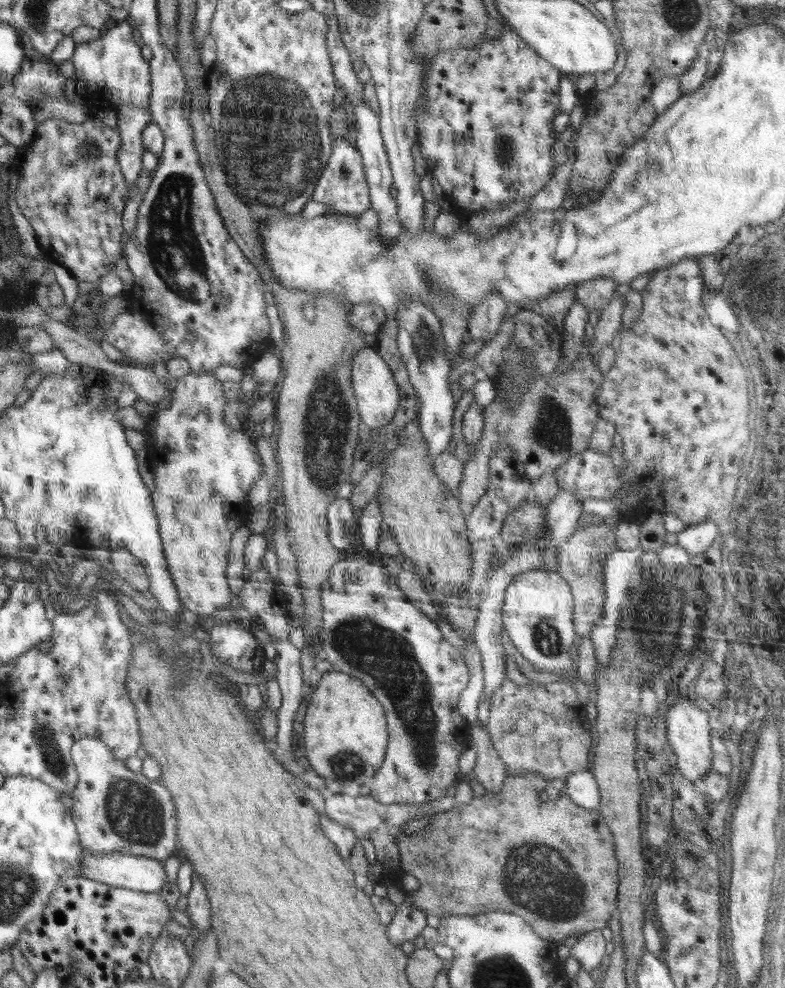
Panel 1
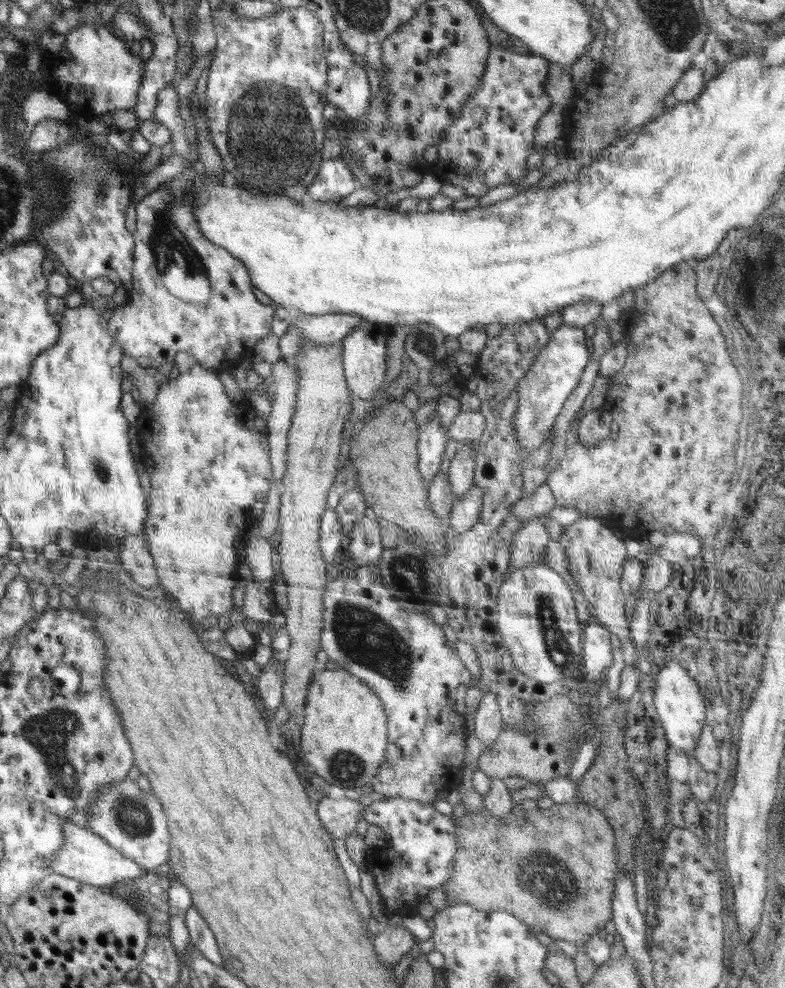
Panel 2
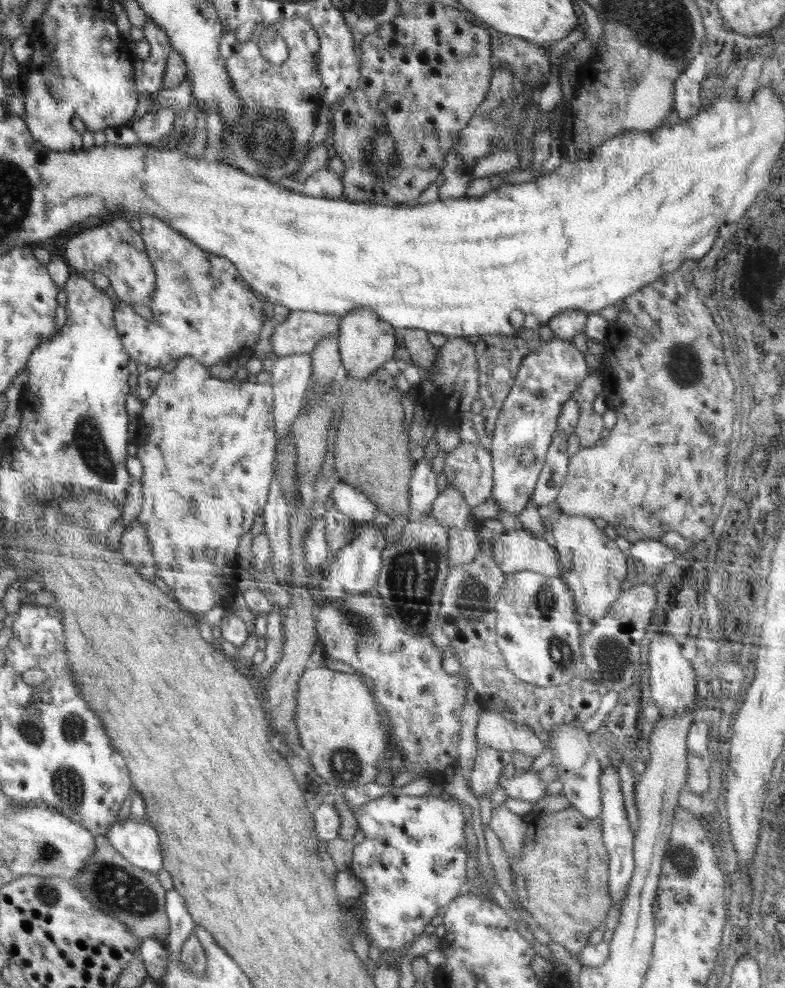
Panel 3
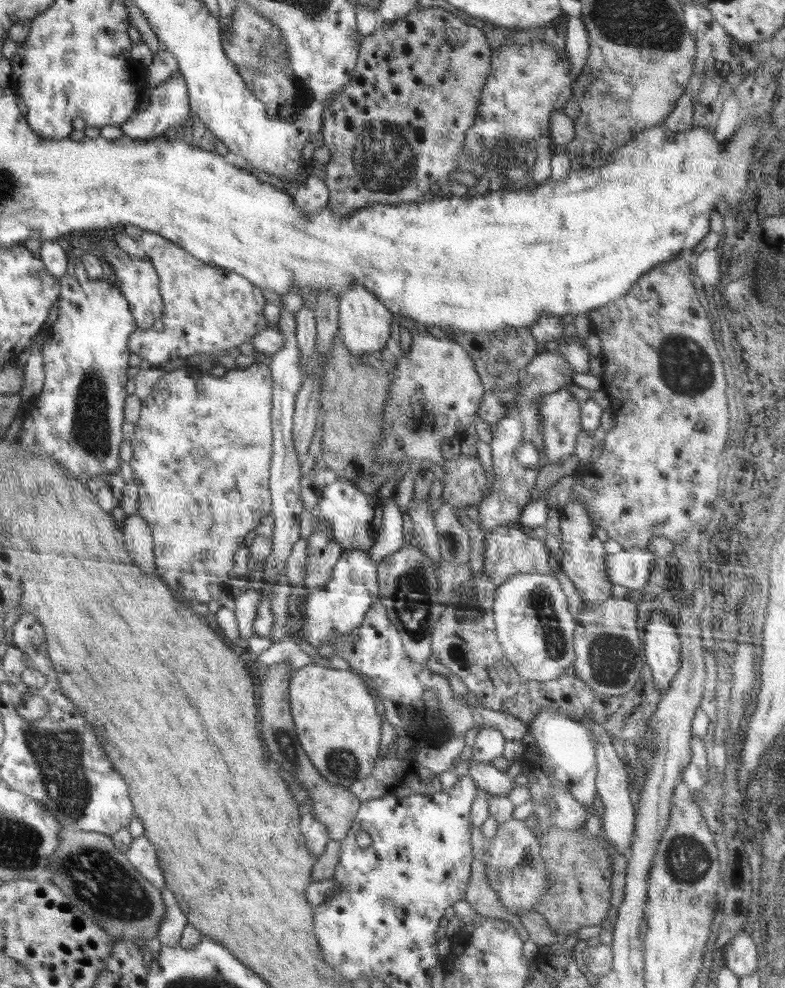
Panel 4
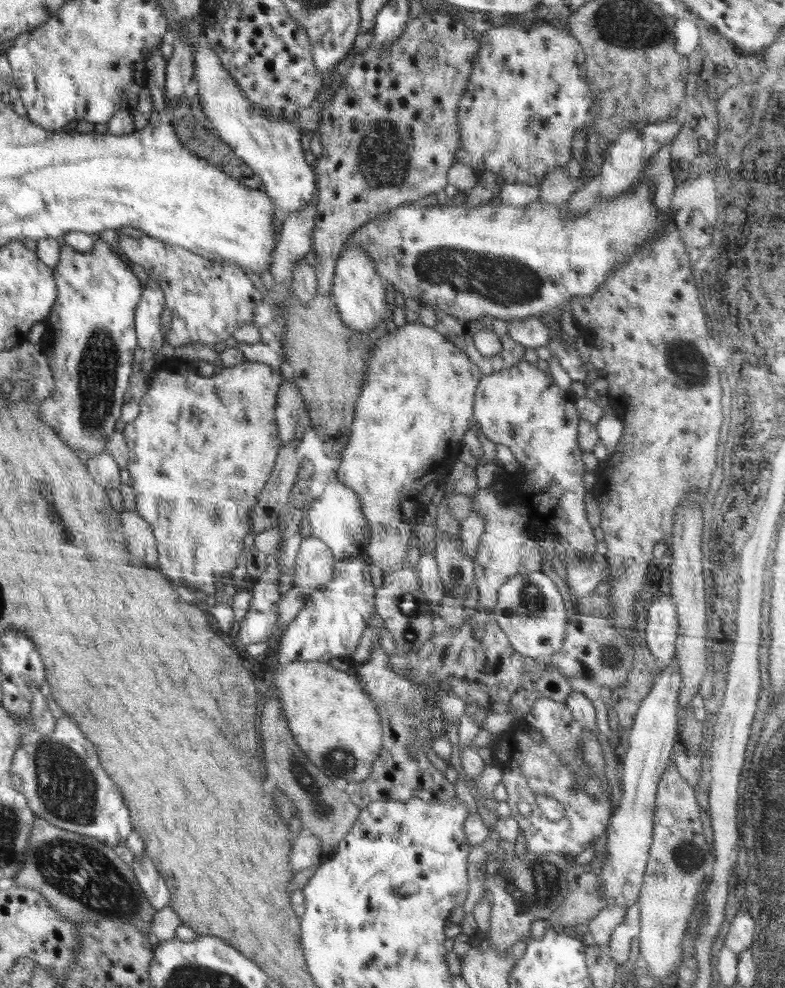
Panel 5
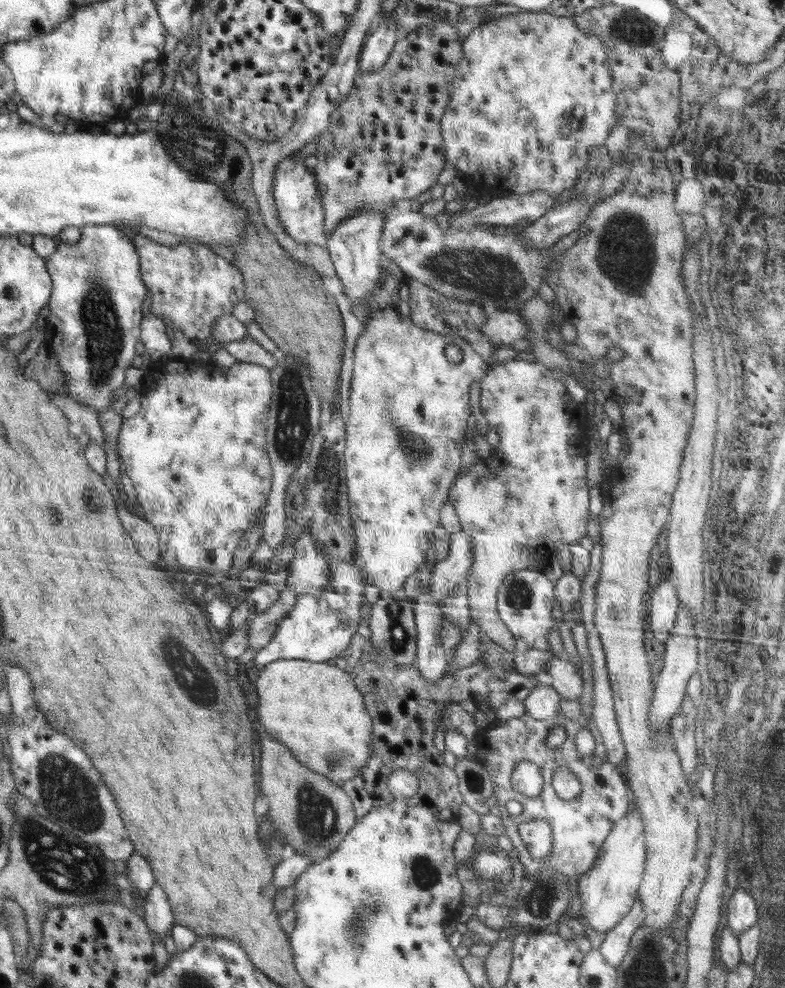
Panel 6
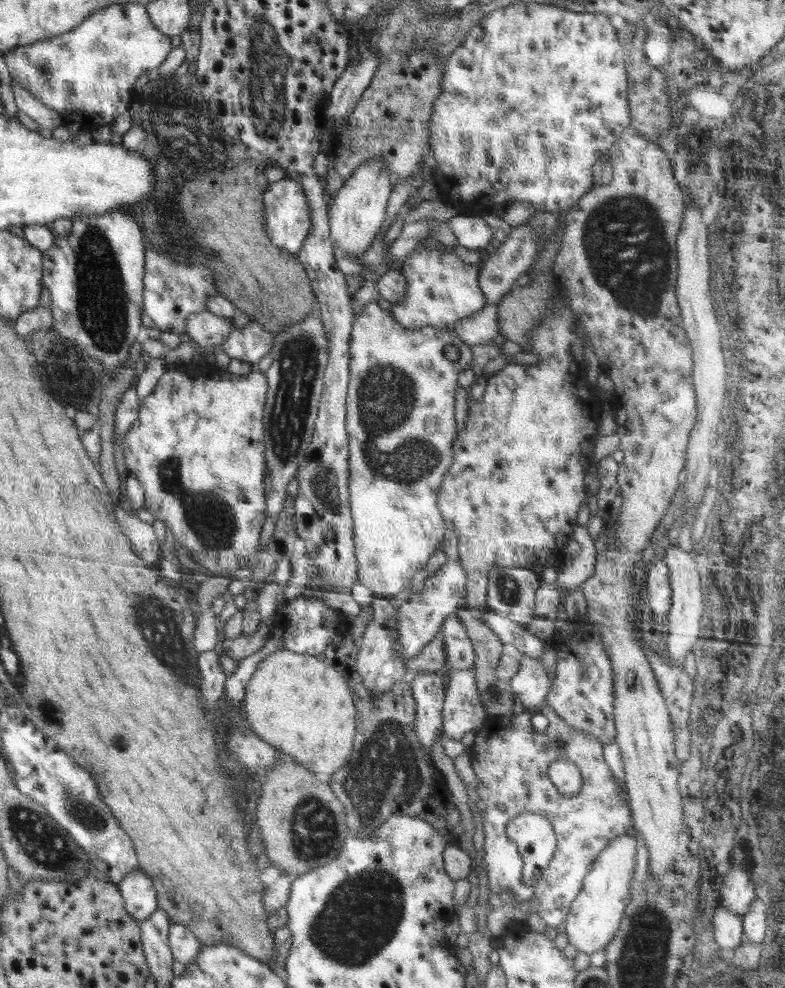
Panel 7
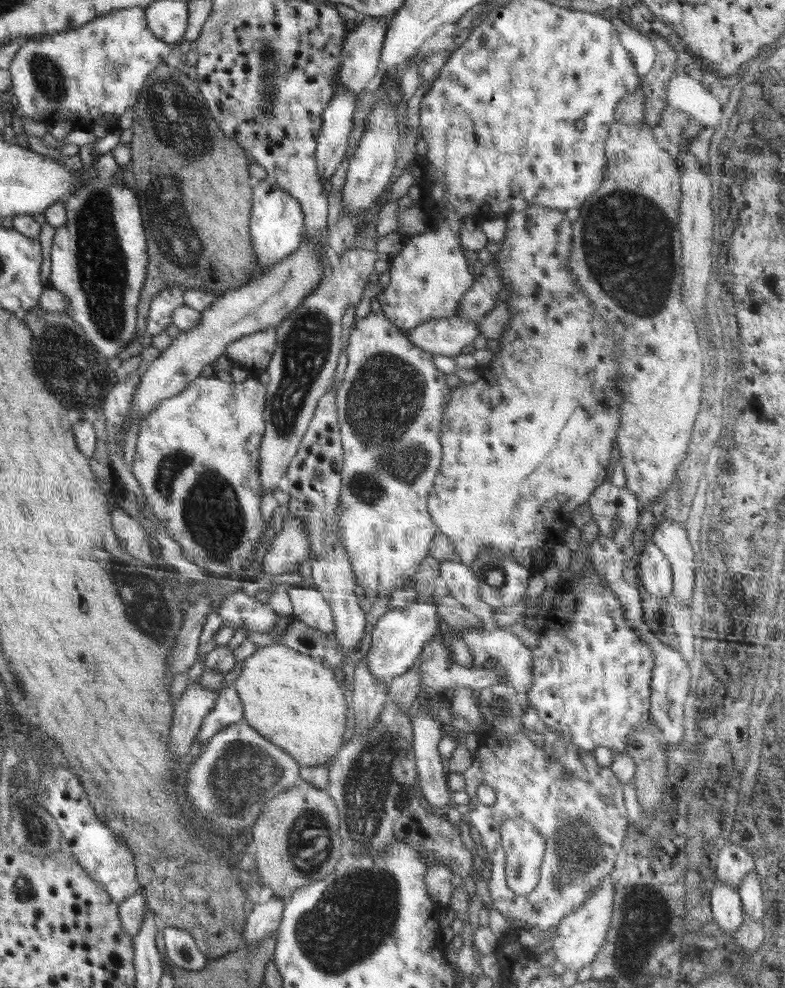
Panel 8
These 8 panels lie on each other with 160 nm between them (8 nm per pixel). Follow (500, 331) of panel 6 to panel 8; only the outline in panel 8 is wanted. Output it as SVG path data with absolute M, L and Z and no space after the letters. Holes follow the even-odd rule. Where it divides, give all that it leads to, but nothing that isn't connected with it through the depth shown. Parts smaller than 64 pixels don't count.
M455 315L423 322L412 330L404 331L405 337L418 348L430 354L458 356L462 349L479 337L478 320L464 320Z

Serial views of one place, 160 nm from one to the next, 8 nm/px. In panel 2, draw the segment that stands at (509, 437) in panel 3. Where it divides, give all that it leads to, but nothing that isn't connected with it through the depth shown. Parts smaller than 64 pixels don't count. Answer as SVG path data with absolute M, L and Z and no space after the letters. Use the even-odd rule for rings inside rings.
M563 324L551 333L548 344L531 362L526 374L518 380L518 398L516 412L513 416L513 427L522 462L547 438L547 434L553 428L566 399L578 386L590 356L589 339L584 334L584 329Z

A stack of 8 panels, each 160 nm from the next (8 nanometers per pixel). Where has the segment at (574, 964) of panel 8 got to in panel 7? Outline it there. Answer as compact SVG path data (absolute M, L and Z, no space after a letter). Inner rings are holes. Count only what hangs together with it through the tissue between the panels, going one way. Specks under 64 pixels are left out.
M628 833L615 838L594 861L585 876L580 894L571 902L564 934L577 952L592 954L604 950L618 931L626 905L630 902L631 880L636 866L636 839Z

